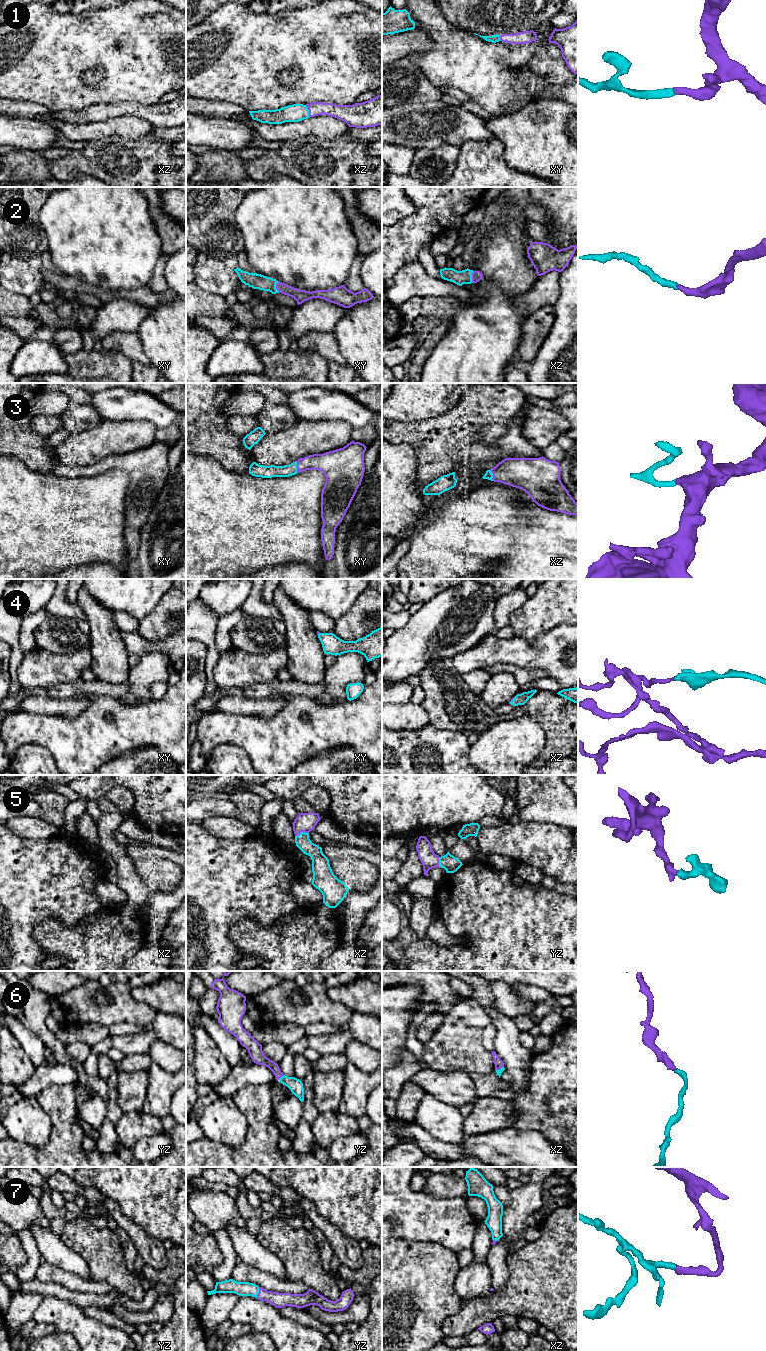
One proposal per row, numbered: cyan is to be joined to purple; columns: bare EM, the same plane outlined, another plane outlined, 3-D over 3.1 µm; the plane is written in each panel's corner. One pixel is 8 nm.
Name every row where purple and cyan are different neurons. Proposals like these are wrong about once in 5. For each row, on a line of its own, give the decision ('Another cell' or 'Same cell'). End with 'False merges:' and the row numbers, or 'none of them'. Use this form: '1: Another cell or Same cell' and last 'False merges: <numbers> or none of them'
1: Same cell
2: Same cell
3: Same cell
4: Same cell
5: Same cell
6: Same cell
7: Same cell
False merges: none of them

